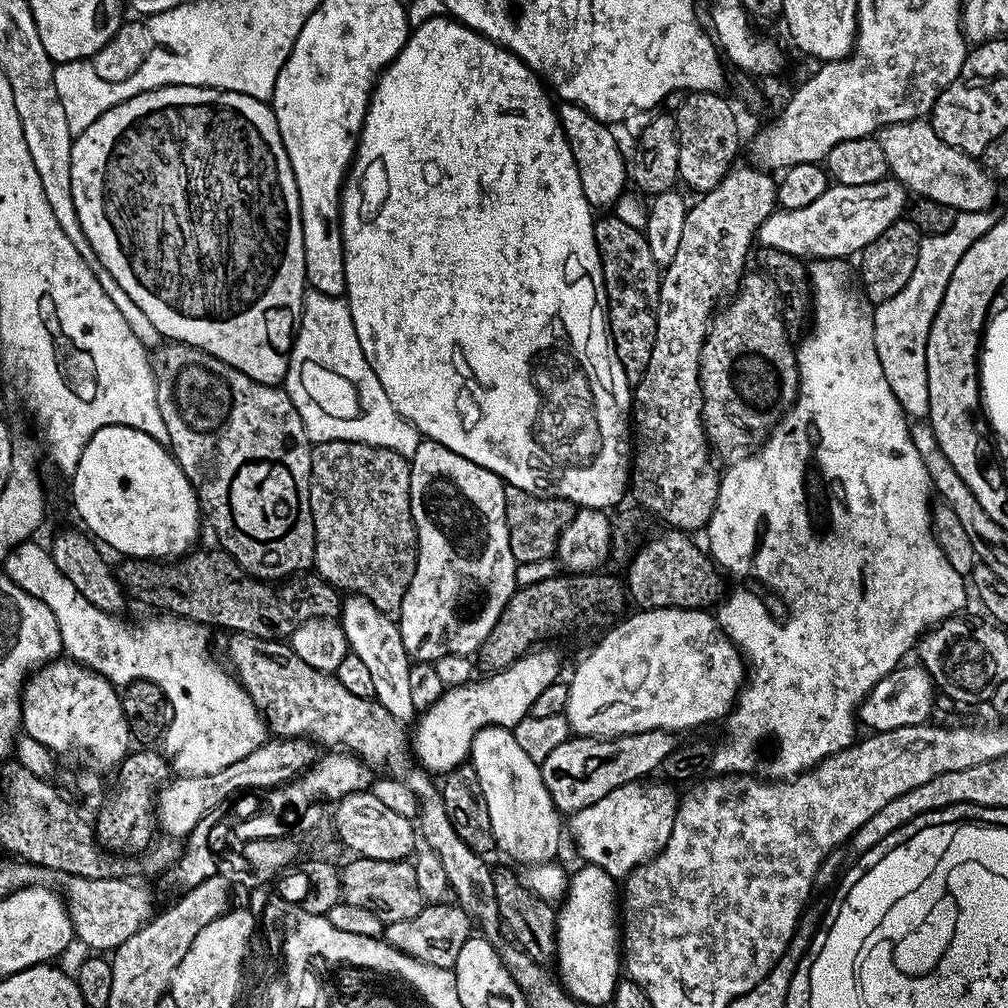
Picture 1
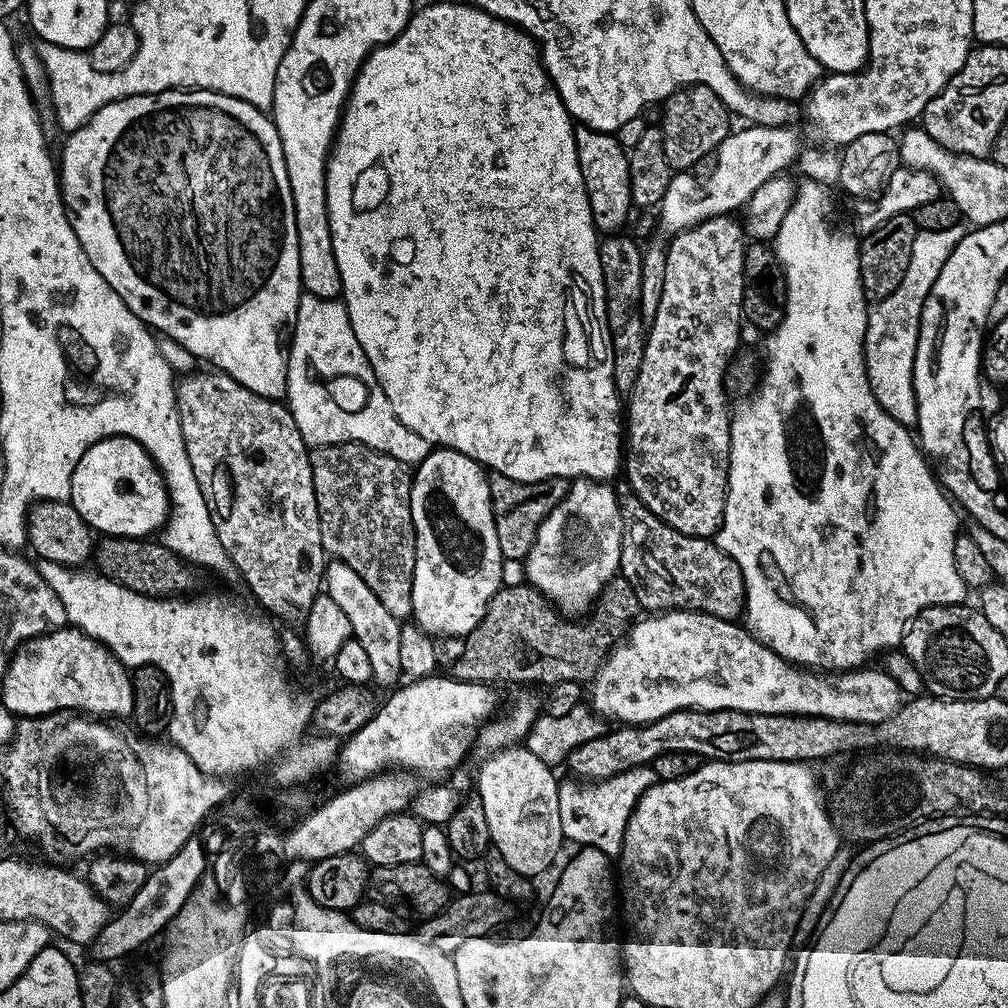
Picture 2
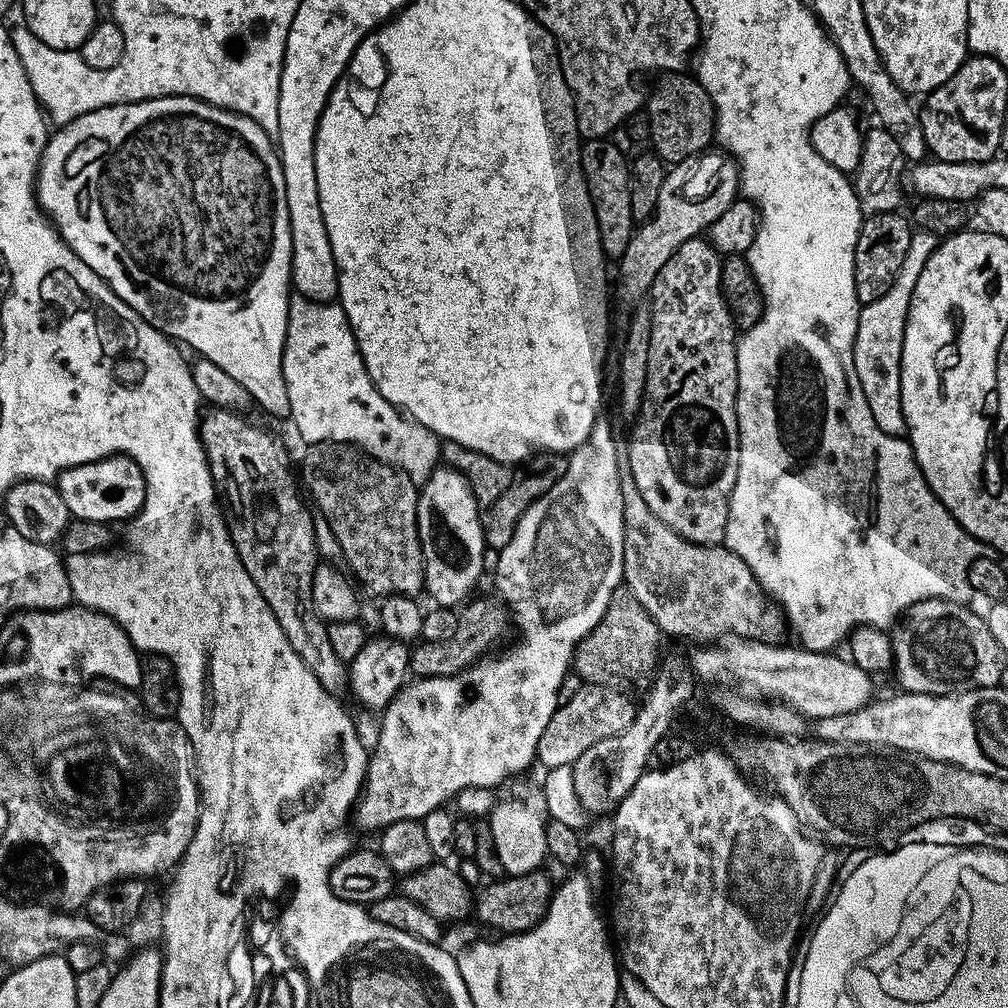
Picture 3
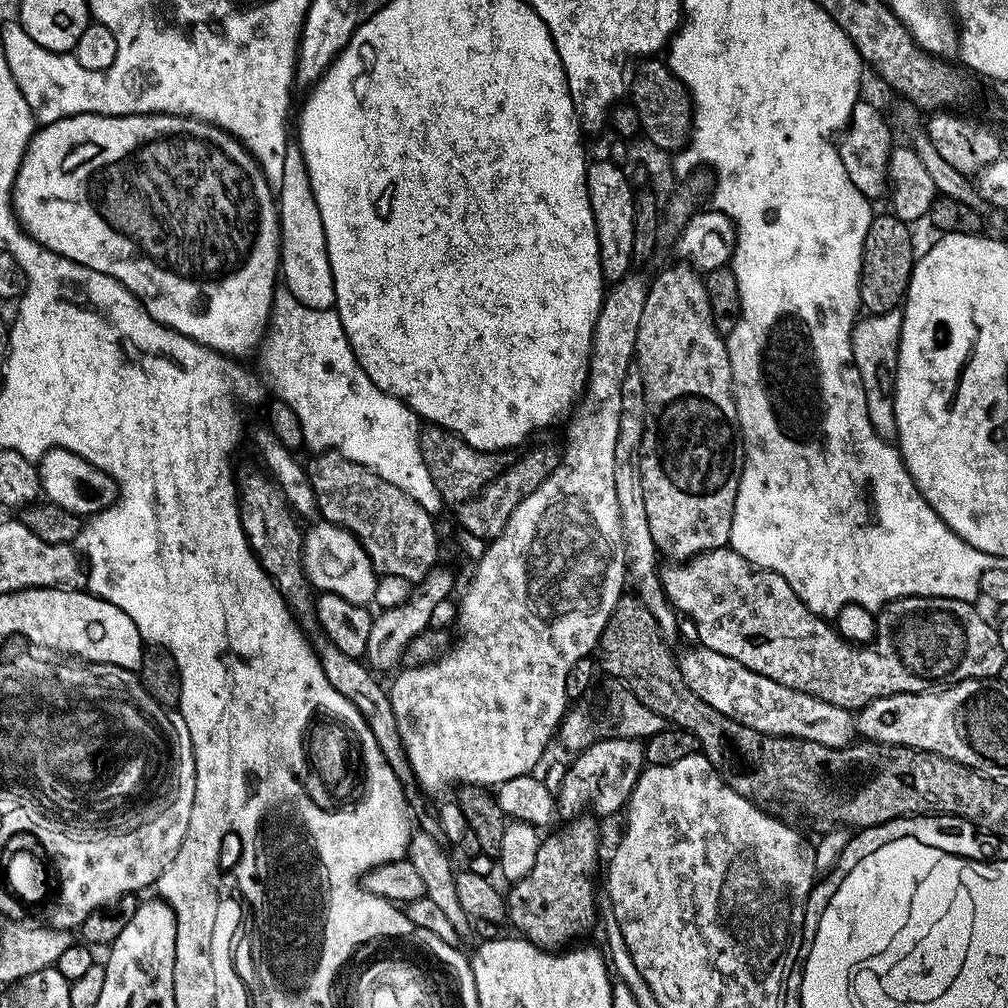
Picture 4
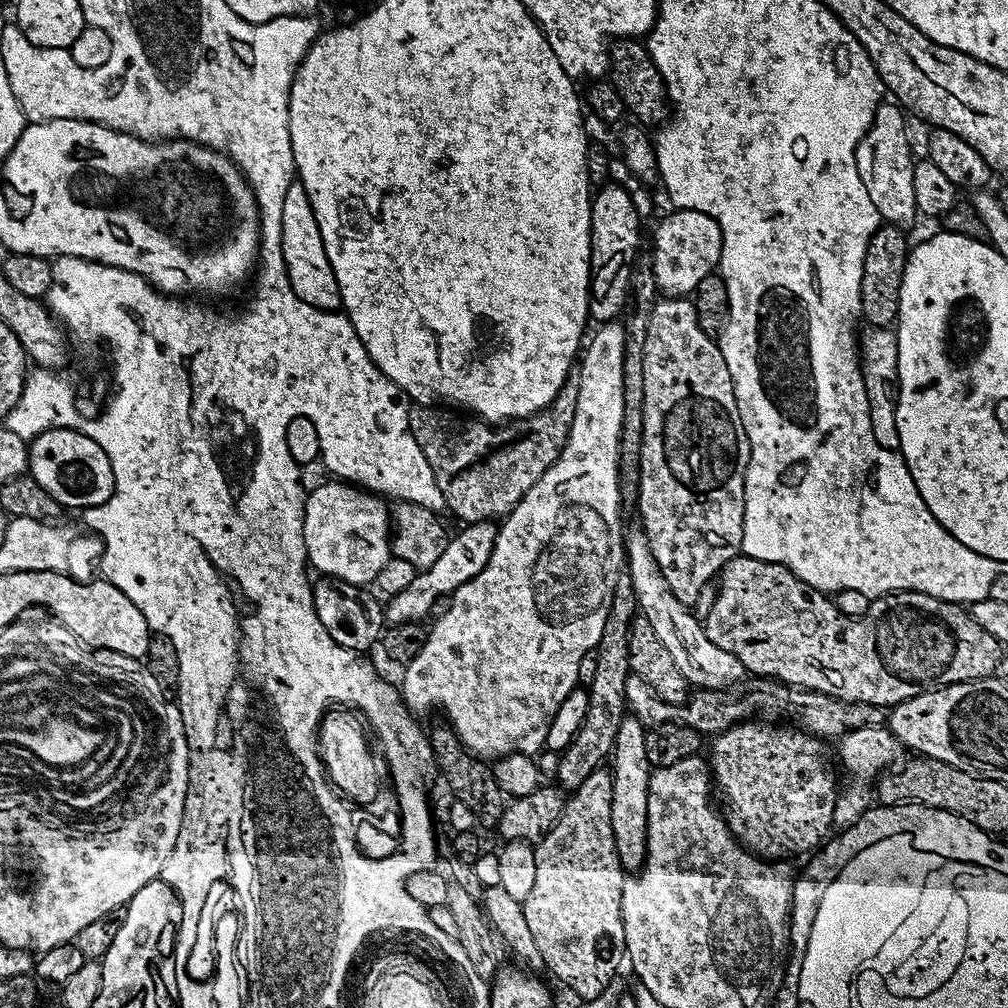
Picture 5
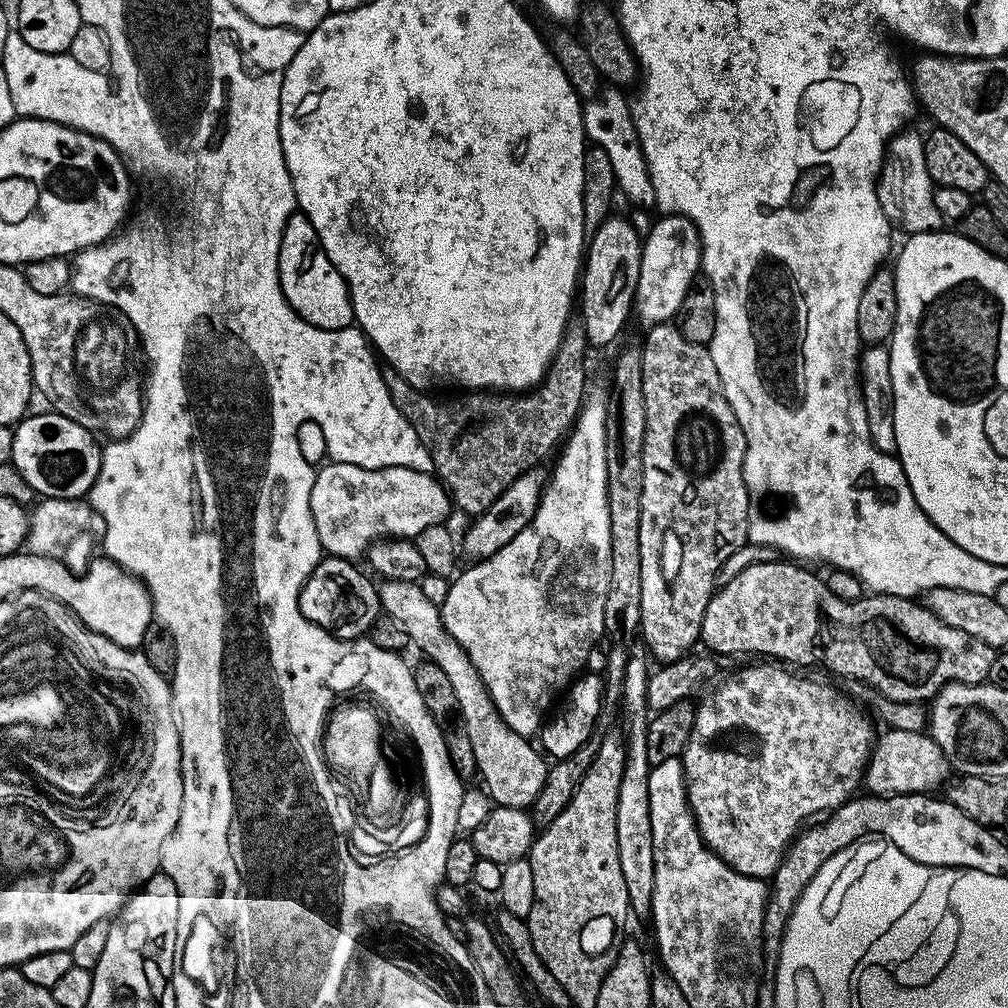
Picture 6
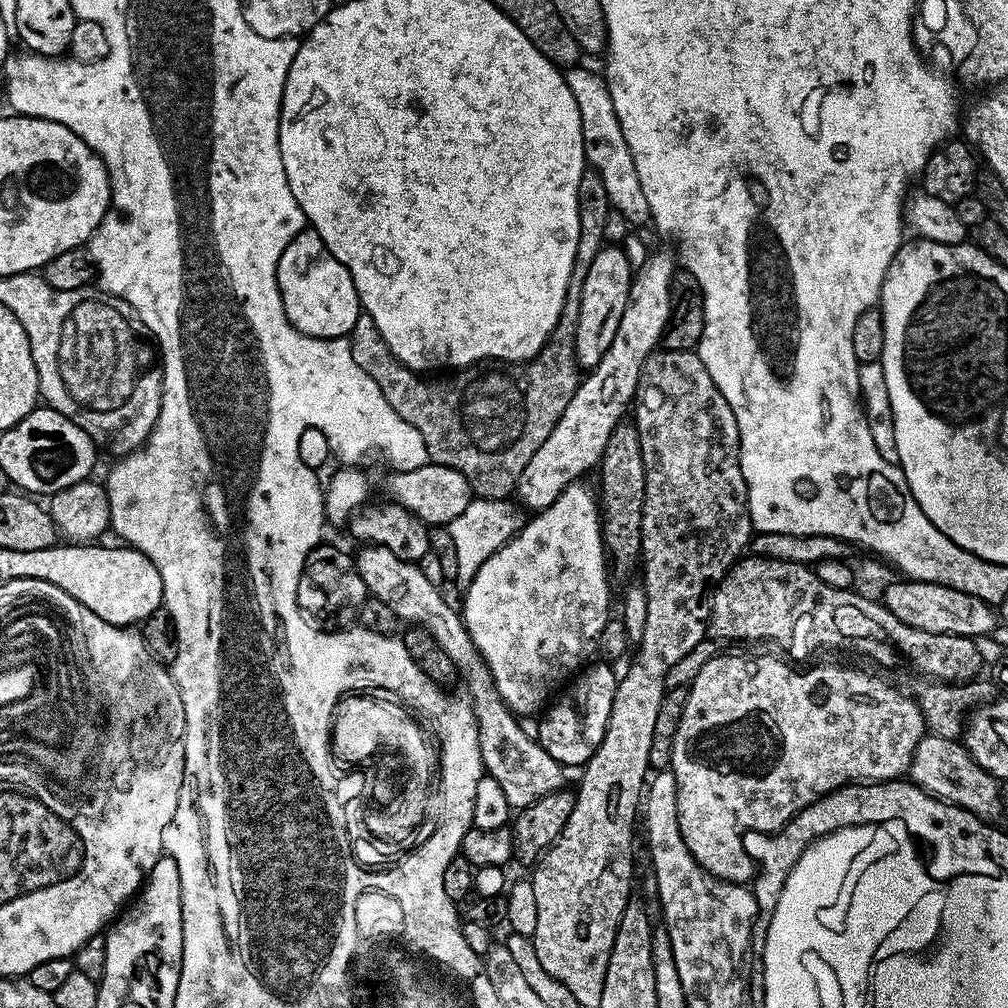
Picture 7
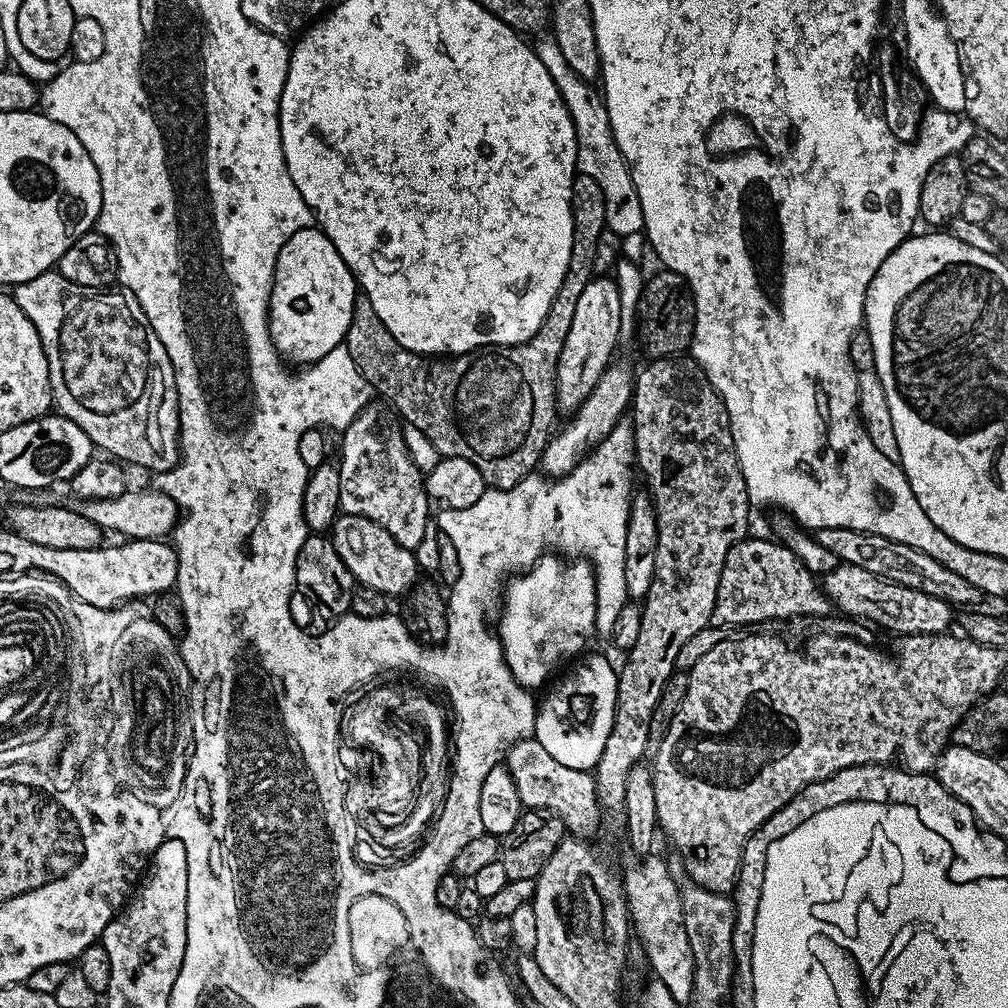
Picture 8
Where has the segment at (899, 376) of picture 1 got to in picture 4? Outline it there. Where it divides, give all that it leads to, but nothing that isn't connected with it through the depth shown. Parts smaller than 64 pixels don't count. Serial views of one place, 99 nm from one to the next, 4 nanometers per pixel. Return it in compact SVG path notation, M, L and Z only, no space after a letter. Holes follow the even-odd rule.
M897 310L877 316L865 315L857 319L856 325L852 328L852 363L855 364L862 378L862 386L866 394L866 410L870 414L870 426L874 426L879 436L889 442L896 440L898 430L898 422L894 414L894 398L903 321L903 311Z

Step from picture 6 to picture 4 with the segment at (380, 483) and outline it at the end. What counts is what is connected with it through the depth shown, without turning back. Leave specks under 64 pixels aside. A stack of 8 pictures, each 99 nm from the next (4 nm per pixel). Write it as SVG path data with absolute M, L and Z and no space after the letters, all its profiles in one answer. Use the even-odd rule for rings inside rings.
M316 522L309 528L312 529L307 529L304 537L304 572L308 576L308 583L317 593L338 594L338 598L346 598L346 602L371 605L378 573L364 545L353 532L338 524Z

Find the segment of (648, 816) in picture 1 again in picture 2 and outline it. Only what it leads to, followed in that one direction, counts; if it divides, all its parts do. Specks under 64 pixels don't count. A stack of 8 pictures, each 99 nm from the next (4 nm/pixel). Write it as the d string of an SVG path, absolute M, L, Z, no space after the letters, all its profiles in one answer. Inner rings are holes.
M651 765L631 767L608 780L582 785L573 779L561 781L558 788L558 818L564 838L579 847L602 850L609 858L617 857L624 841L625 826L638 798L659 781Z

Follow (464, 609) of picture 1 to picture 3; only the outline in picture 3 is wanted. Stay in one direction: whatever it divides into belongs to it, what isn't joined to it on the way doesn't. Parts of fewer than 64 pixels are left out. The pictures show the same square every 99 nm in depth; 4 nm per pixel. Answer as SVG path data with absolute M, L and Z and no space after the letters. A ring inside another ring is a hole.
M438 466L419 485L416 513L424 559L424 592L432 595L433 605L455 609L475 593L472 591L484 572L486 545L476 495L457 468Z

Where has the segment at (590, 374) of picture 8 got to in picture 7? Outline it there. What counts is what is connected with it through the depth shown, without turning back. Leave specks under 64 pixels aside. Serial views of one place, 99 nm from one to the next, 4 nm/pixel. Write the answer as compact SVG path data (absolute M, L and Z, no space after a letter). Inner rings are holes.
M623 247L601 248L590 270L586 270L586 282L582 282L582 298L578 310L578 338L576 339L576 362L581 369L590 370L602 362L602 354L610 350L618 322L622 322L622 310L626 310L626 298L630 298L630 286L634 270L627 261Z

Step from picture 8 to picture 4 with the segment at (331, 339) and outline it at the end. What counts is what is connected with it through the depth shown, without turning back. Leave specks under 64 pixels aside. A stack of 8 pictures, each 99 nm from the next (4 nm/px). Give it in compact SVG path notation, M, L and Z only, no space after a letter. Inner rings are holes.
M296 142L289 143L286 150L276 209L280 211L280 272L283 287L288 288L290 294L302 302L302 306L329 311L335 305L336 295L326 250L326 230L322 230L322 214L318 214L318 202L314 202L310 174L306 170L300 145Z

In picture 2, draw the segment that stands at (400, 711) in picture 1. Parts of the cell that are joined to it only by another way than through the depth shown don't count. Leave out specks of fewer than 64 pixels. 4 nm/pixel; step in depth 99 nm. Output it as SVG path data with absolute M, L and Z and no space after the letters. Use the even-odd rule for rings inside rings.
M334 558L325 565L322 584L325 595L332 598L346 613L353 639L360 642L369 655L373 681L388 686L387 688L397 685L398 678L401 679L403 675L398 657L401 645L401 623L390 614L382 602L378 601L378 596L366 586L366 582L341 560Z

